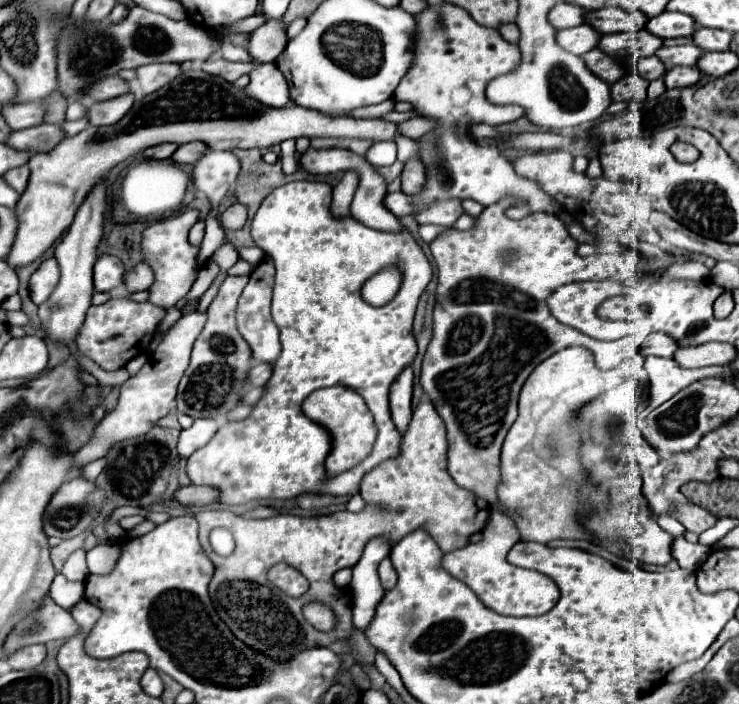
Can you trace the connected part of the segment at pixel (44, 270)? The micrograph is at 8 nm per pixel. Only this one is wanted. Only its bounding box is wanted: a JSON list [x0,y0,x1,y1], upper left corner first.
[30,259,60,305]

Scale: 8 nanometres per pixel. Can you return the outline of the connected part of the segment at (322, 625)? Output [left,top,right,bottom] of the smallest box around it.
[302,601,336,632]

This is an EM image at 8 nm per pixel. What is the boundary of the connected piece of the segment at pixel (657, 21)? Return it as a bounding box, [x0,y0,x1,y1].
[646,11,696,39]

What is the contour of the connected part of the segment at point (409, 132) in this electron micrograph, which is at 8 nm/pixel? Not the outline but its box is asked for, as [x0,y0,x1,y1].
[400,117,436,139]

